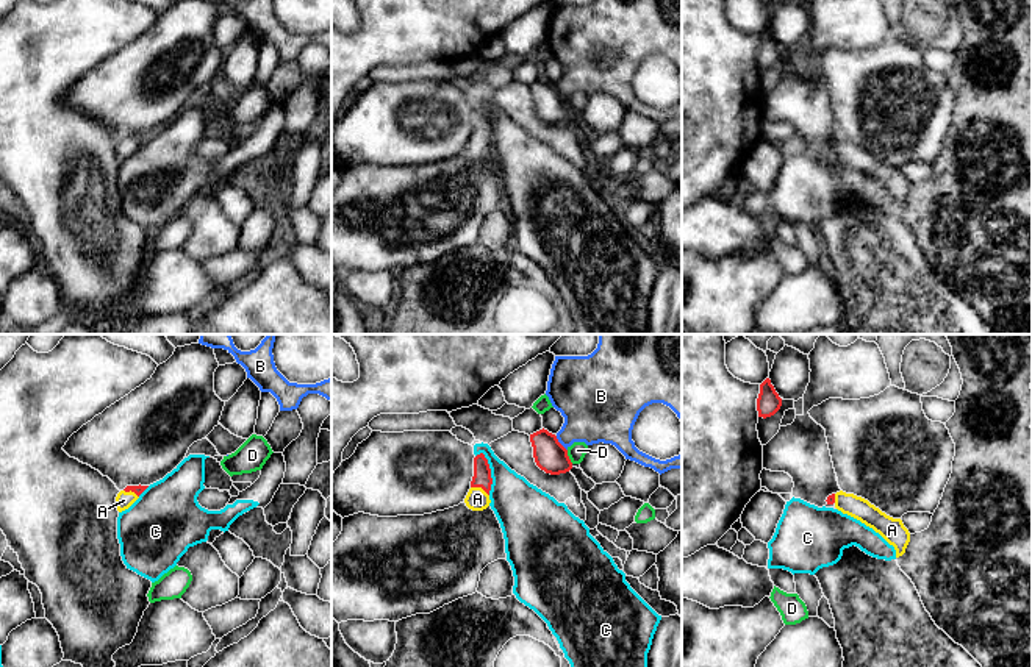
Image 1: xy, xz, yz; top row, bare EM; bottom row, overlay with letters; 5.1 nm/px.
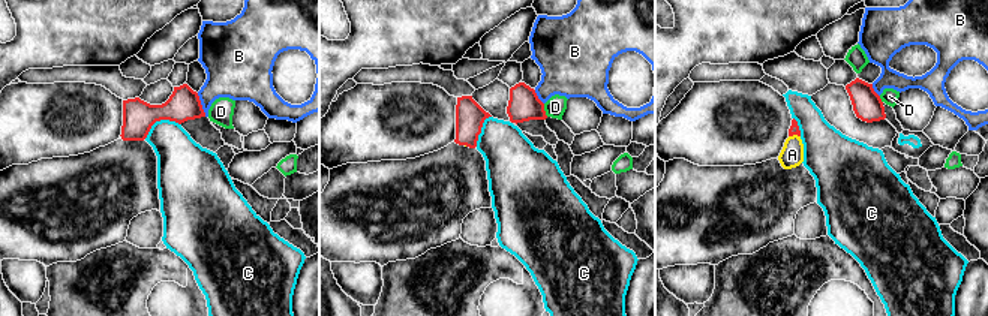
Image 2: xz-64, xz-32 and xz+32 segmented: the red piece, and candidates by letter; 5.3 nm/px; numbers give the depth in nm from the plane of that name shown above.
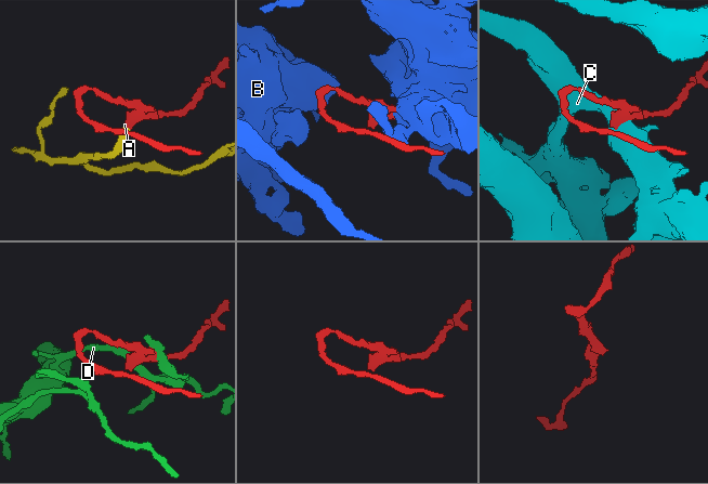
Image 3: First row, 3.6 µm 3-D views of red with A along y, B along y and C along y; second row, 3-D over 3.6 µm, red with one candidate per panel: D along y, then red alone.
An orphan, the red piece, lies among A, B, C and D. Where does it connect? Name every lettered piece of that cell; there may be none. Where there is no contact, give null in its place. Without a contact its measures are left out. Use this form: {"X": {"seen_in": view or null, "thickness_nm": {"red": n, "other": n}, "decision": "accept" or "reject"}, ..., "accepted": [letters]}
{"A": {"seen_in": "xz", "thickness_nm": {"red": 100, "other": 110}, "decision": "accept"}, "B": {"seen_in": "xz", "thickness_nm": {"red": 160, "other": 320}, "decision": "reject"}, "C": {"seen_in": "xz", "thickness_nm": {"red": 100, "other": 280}, "decision": "reject"}, "D": {"seen_in": "xz", "thickness_nm": {"red": 160, "other": 90}, "decision": "reject"}, "accepted": ["A"]}

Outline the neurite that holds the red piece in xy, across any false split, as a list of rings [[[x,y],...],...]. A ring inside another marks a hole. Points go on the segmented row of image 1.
[[[127,486],[124,490],[120,490],[116,497],[117,511],[122,512],[128,509],[139,495],[147,489],[149,486]]]

